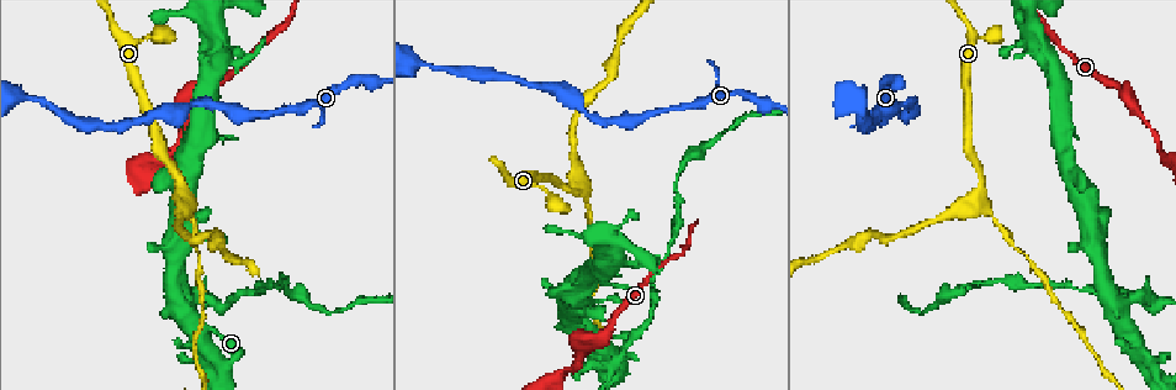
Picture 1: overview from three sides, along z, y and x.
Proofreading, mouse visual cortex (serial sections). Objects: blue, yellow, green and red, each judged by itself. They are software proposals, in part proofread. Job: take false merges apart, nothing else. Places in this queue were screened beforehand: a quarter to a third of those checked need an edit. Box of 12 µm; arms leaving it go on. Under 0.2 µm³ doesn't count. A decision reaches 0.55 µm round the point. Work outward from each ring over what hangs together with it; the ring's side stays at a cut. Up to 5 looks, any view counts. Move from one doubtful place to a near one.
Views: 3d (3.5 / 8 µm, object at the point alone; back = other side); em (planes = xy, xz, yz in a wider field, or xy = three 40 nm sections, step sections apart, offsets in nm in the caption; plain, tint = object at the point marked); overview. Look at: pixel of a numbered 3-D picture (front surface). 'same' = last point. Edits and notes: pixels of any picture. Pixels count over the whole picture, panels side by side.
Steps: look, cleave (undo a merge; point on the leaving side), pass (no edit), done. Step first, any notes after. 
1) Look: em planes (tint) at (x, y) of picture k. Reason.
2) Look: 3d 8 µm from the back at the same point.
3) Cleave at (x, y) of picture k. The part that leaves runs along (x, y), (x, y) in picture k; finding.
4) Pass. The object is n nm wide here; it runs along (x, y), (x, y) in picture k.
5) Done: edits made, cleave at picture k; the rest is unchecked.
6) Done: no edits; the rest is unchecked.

Look: 3d 3.5 µm at (1160, 156) of picture 1. Calibre changes.

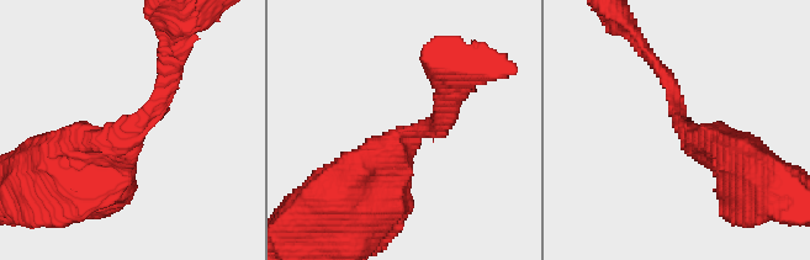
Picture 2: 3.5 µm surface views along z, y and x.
Look: em planes (tint) at (123, 136) of picture 2.

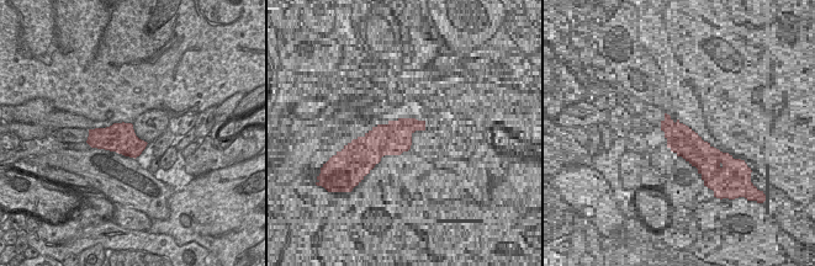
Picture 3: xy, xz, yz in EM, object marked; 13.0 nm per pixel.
Pass. It runs along (168, 74), (138, 123), (81, 146), (78, 169) in picture 2; continuous, no second cell.

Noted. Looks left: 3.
Look: 3d 3.5 µm at (215, 306) of picture 1. A narrow waist.

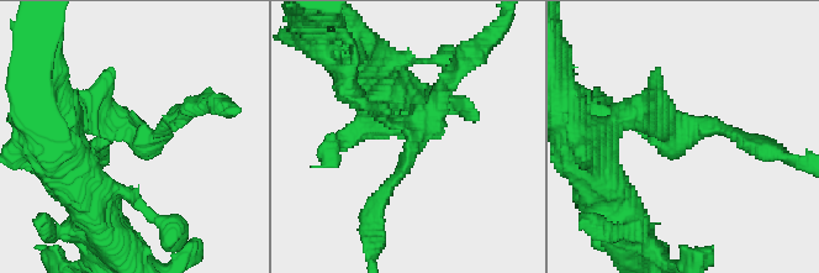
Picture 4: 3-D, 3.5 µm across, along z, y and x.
Look: em xy step 2 (tint) at (132, 132) of picture 4.

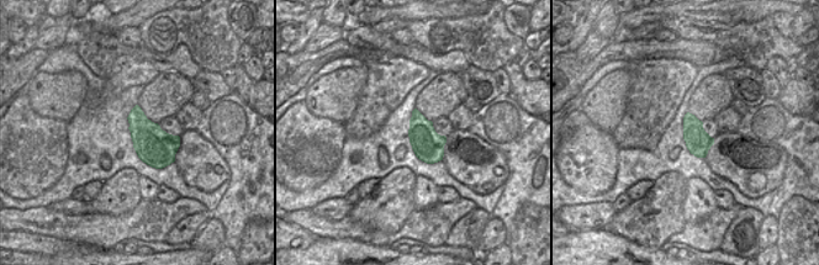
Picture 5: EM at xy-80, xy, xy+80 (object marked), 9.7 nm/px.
Cleave at (165, 136) of picture 4. The part that leaves runs along (128, 129), (159, 136), (200, 106) in picture 4; two cells meet here.

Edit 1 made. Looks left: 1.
Done: edits made, cleave at picture 4; the rest is unchecked.

